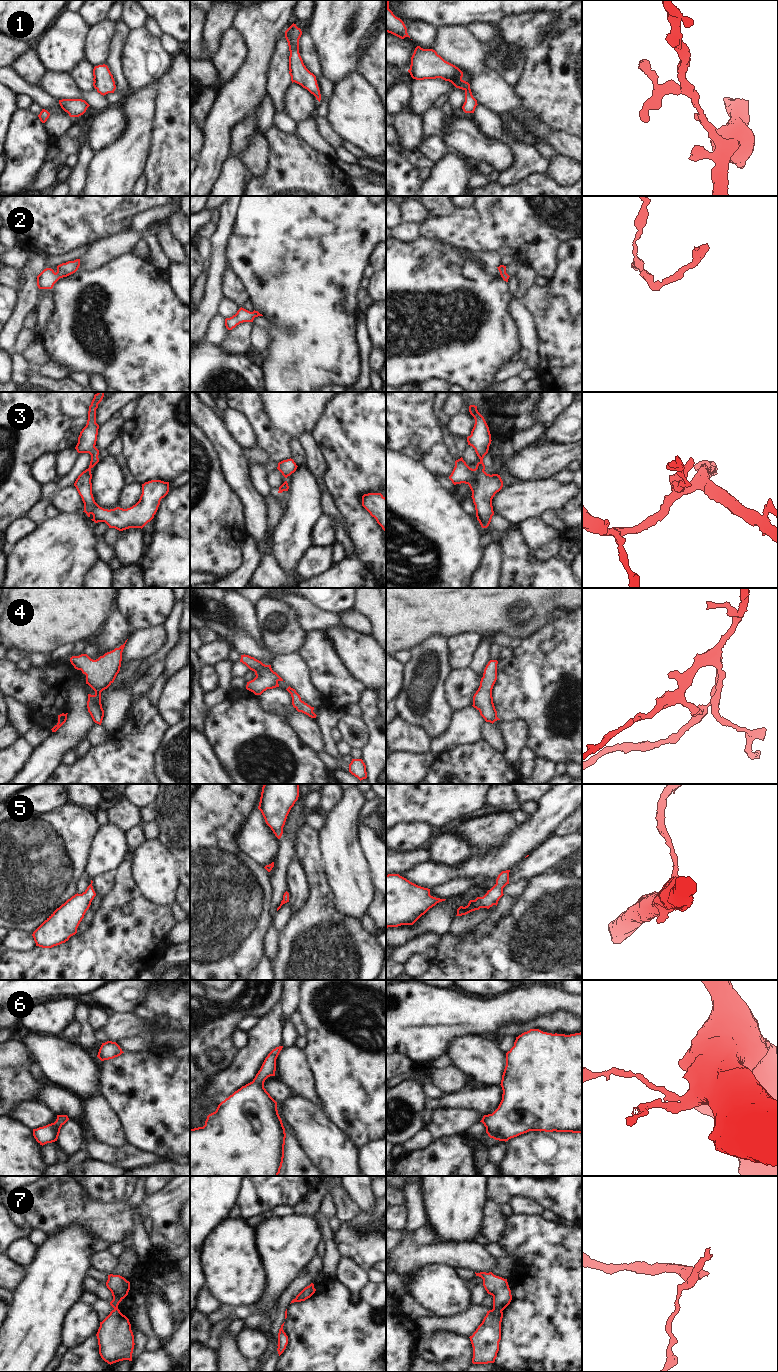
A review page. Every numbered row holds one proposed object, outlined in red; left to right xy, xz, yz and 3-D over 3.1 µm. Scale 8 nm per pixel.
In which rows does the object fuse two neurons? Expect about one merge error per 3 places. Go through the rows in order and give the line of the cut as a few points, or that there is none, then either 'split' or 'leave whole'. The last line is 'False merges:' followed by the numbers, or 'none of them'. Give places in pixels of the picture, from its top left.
1: no cut; leave whole
2: no cut; leave whole
3: no cut; leave whole
4: no cut; leave whole
5: no cut; leave whole
6: no cut; leave whole
7: cut in yz along (493, 1307), (501, 1311); split
False merges: 7

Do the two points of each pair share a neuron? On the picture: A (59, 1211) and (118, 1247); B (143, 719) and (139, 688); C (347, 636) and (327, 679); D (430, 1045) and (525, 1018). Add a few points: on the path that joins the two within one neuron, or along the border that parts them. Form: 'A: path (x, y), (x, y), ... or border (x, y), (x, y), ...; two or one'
A: border (122, 1240), (111, 1243); two
B: border (147, 692), (132, 699); two
C: border (328, 633), (345, 666), (353, 673); two
D: path (454, 1021), (458, 1017), (501, 1017); one

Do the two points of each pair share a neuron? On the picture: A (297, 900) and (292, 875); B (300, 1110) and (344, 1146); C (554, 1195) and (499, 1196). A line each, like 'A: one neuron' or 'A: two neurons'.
A: one neuron
B: one neuron
C: one neuron

